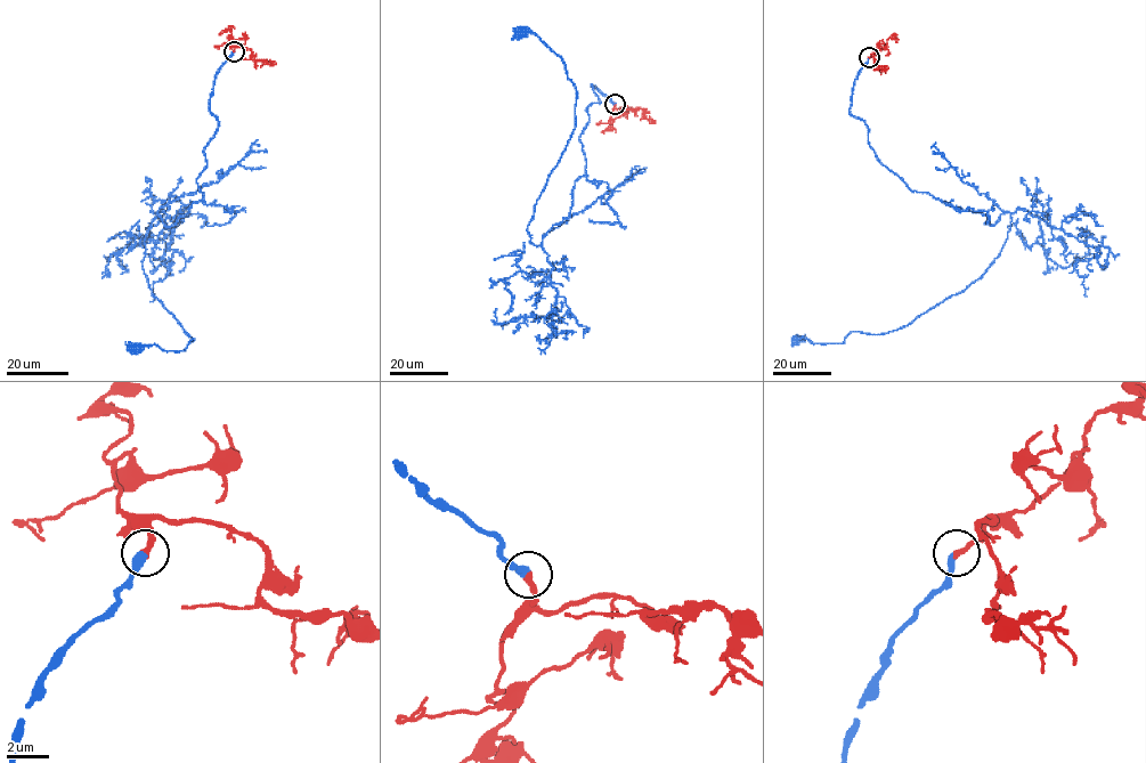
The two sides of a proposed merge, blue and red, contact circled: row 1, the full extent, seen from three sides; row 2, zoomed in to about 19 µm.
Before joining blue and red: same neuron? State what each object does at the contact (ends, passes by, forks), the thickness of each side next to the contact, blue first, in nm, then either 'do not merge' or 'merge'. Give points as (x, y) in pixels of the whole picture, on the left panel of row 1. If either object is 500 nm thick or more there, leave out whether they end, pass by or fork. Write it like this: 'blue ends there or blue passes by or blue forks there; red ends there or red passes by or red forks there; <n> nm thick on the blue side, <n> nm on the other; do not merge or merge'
blue ends there; red ends there; 360 nm thick on the blue side, 300 nm on the other; merge

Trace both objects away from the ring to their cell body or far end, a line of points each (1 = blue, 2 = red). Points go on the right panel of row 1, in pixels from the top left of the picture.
1: (869, 58), (850, 110), (876, 159), (991, 225), (1009, 212), (1008, 237), (980, 277), (907, 325), (795, 340)
2: (869, 58), (874, 53), (874, 66), (888, 69)

